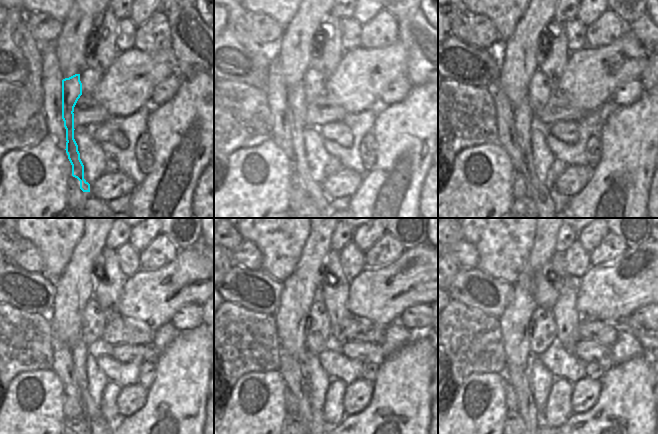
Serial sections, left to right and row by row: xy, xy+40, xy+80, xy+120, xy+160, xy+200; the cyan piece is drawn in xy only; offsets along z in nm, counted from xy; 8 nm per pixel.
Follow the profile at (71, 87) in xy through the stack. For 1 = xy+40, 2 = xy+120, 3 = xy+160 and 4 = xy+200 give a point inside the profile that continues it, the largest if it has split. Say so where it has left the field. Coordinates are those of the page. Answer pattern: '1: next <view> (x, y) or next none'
1: next xy+40 (295, 97)
2: next xy+120 (94, 420)
3: next xy+160 (318, 421)
4: next xy+200 (527, 371)

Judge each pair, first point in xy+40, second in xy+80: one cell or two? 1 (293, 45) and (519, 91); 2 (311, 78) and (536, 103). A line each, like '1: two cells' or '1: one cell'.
1: one cell
2: one cell

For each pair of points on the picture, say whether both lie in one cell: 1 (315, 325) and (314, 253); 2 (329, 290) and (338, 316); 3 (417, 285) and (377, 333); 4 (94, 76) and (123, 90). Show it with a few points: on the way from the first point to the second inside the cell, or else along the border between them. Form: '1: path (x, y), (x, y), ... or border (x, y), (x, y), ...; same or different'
1: border (316, 298), (310, 307), (307, 322); different
2: path (335, 296), (337, 310); same
3: border (360, 320), (370, 320), (385, 326); different
4: border (102, 74), (98, 84), (91, 93); different

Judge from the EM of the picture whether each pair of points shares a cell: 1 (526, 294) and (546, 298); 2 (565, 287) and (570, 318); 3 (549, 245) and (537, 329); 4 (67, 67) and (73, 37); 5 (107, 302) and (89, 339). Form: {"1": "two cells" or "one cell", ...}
{"1": "two cells", "2": "one cell", "3": "two cells", "4": "one cell", "5": "two cells"}

